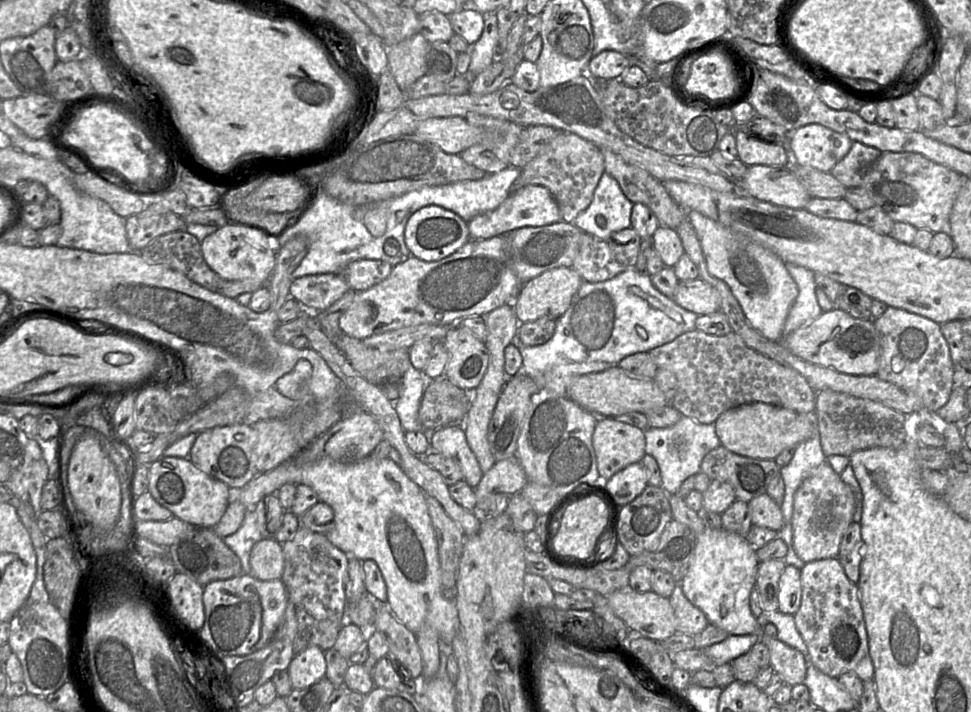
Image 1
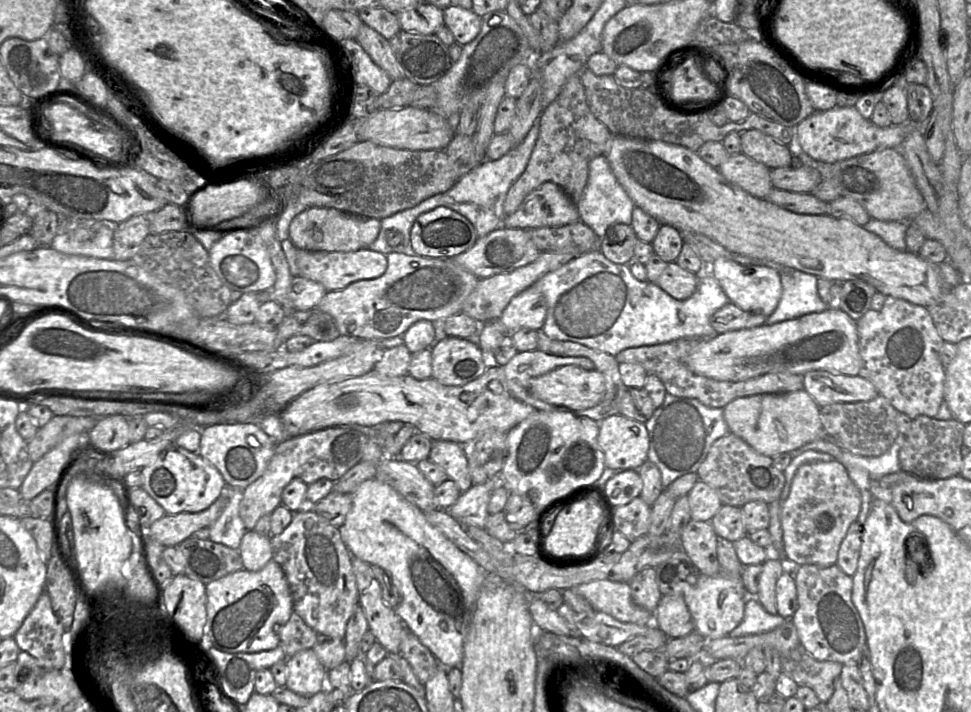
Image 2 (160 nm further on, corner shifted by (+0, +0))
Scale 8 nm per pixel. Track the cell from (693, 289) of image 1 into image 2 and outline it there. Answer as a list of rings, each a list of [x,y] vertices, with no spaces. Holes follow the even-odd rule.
[[[671,262],[655,283],[676,300],[689,298],[697,289],[699,276]]]

